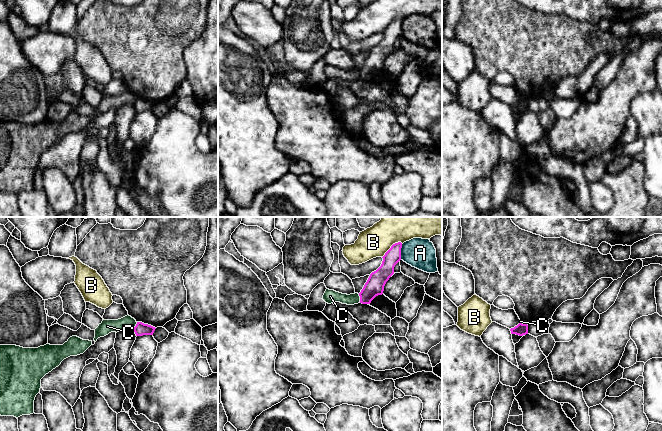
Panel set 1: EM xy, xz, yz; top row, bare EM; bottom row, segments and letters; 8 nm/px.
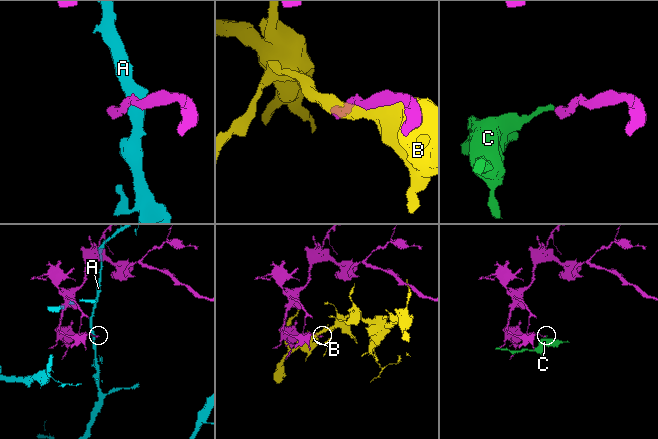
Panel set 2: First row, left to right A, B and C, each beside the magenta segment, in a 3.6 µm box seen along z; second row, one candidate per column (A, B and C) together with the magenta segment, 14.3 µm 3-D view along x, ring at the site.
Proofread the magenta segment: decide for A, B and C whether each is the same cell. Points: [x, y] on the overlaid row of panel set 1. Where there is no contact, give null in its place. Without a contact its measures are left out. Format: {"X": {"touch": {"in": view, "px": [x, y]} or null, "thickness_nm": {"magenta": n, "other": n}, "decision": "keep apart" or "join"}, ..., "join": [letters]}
{"A": {"touch": {"in": "xz", "px": [400, 252]}, "thickness_nm": {"magenta": 120, "other": 240}, "decision": "keep apart"}, "B": {"touch": {"in": "xz", "px": [391, 246]}, "thickness_nm": {"magenta": 120, "other": 360}, "decision": "keep apart"}, "C": {"touch": {"in": "xz", "px": [360, 298]}, "thickness_nm": {"magenta": 150, "other": 110}, "decision": "keep apart"}, "join": []}

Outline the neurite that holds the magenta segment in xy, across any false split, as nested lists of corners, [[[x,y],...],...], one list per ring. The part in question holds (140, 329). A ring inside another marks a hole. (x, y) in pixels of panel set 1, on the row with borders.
[[[137,322],[136,326],[133,329],[136,336],[143,336],[153,335],[156,328],[148,324],[144,324],[142,322]]]

